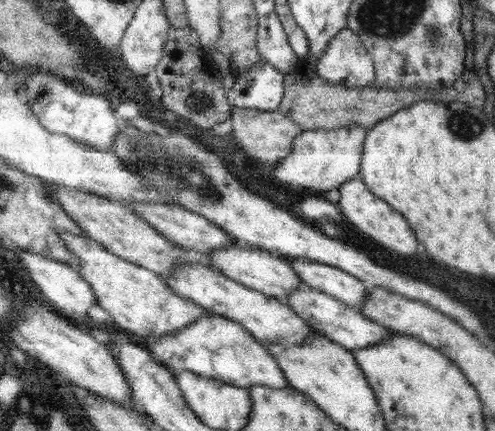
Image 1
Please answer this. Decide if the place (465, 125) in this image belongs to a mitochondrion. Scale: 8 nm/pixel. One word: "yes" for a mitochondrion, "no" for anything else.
yes

